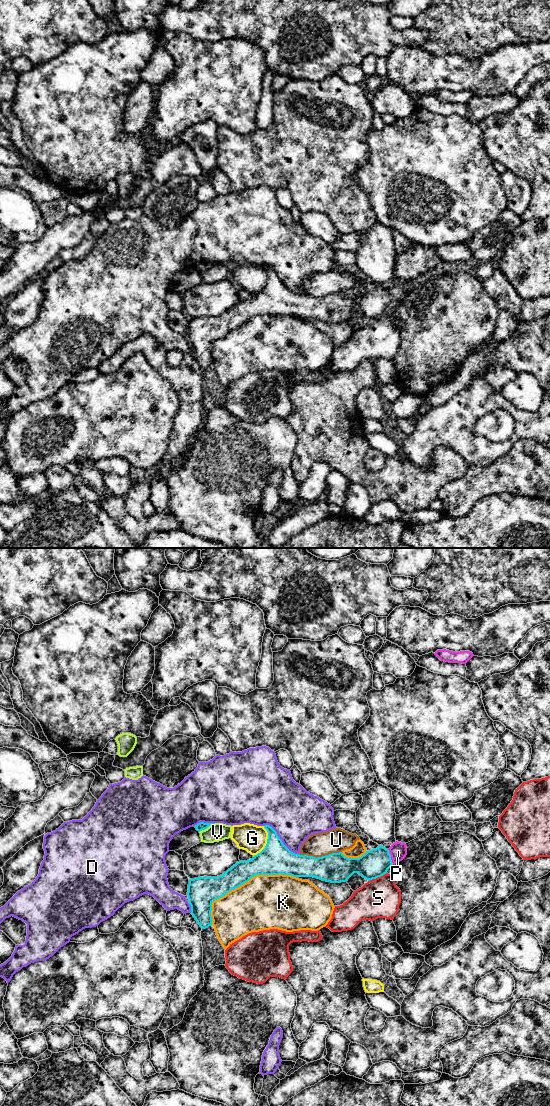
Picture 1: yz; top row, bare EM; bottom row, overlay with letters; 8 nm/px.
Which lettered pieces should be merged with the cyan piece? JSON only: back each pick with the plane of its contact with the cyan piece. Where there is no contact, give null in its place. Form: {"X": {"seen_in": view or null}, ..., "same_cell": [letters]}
{"P": {"seen_in": "yz"}, "same_cell": ["P"]}

